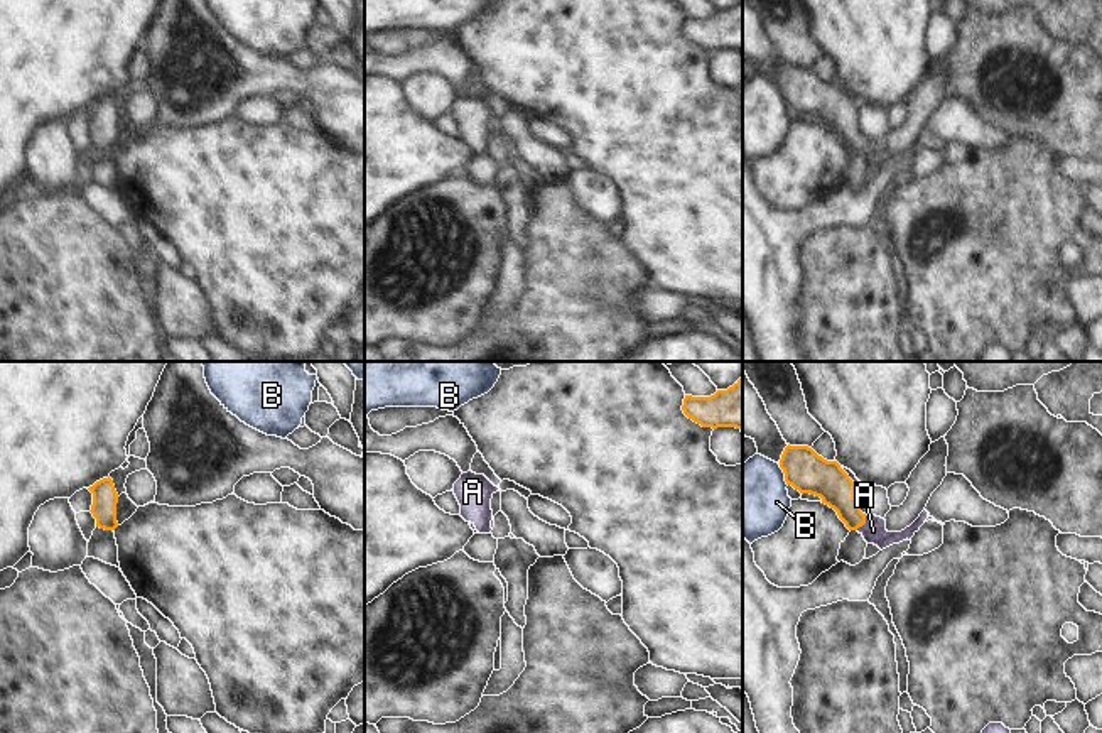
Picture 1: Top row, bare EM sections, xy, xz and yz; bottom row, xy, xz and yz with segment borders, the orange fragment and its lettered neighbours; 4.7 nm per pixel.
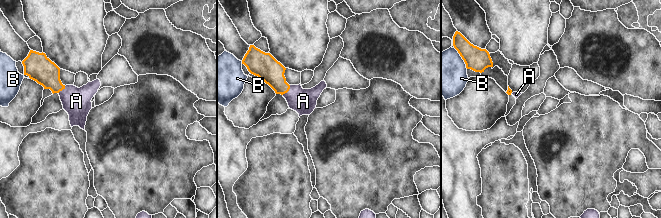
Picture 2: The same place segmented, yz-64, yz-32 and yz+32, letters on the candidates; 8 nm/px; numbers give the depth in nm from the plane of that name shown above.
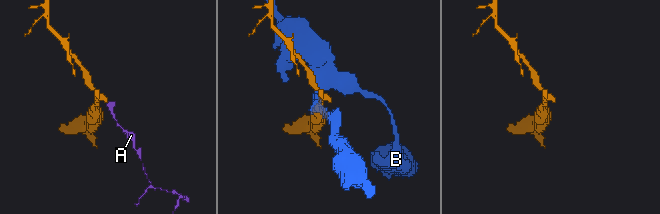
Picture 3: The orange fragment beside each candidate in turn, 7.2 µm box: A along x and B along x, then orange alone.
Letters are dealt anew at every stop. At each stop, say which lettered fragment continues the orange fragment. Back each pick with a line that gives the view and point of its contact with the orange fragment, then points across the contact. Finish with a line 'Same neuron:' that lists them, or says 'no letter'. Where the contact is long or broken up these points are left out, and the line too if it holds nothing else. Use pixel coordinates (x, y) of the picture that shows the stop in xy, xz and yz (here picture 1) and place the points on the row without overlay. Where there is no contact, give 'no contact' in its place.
A: meets orange in yz at (863, 146); runs through yz (831, 105), (863, 146), (873, 152)
Same neuron: A

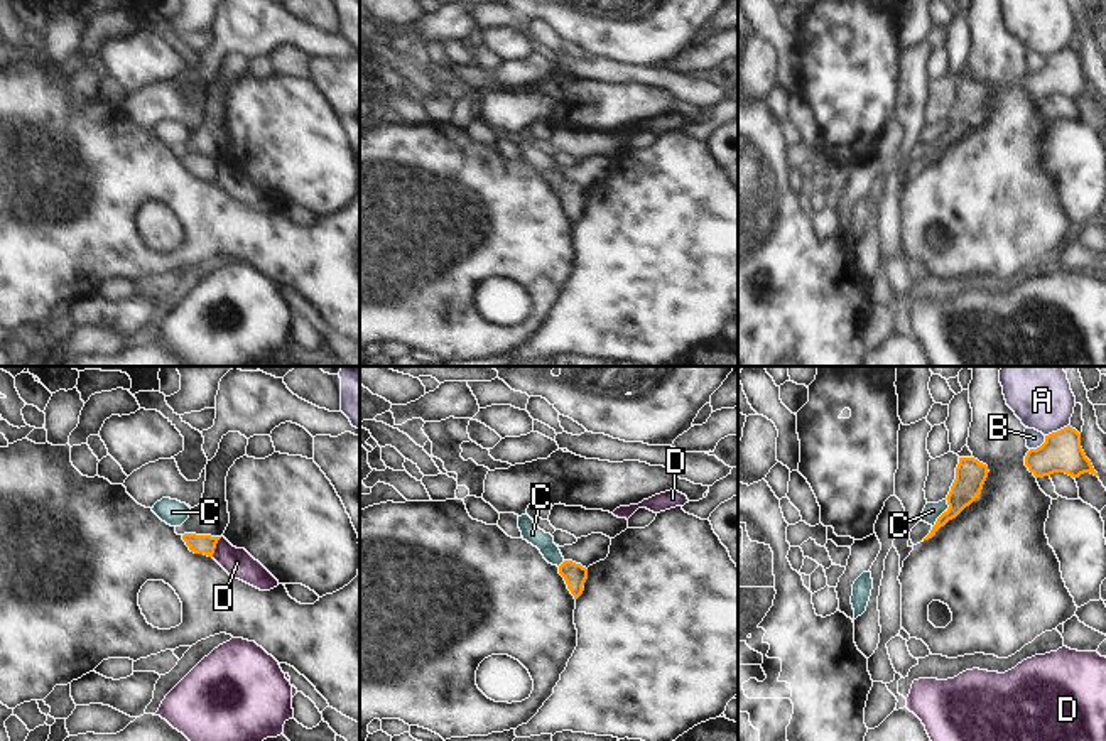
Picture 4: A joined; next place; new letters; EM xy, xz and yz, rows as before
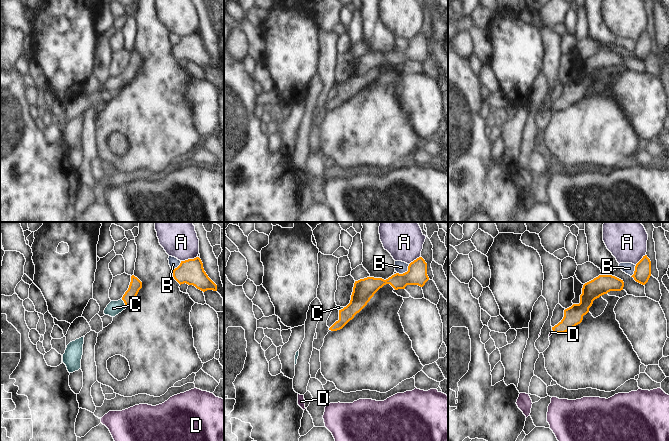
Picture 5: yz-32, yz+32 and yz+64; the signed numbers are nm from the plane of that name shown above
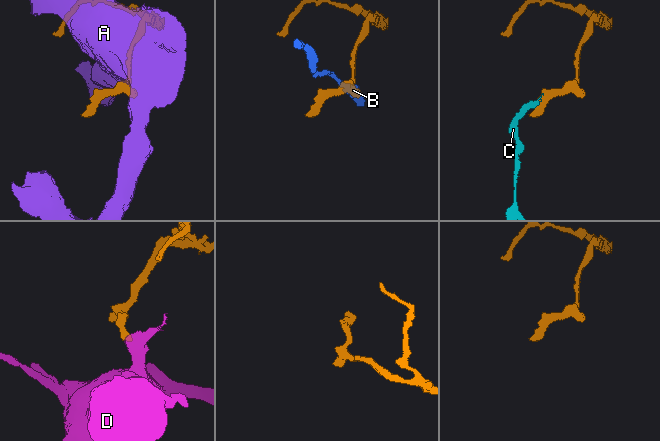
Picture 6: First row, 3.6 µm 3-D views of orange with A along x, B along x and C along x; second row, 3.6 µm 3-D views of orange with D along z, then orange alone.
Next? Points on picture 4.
C: meets orange in yz at (943, 135)
Same neuron: C

